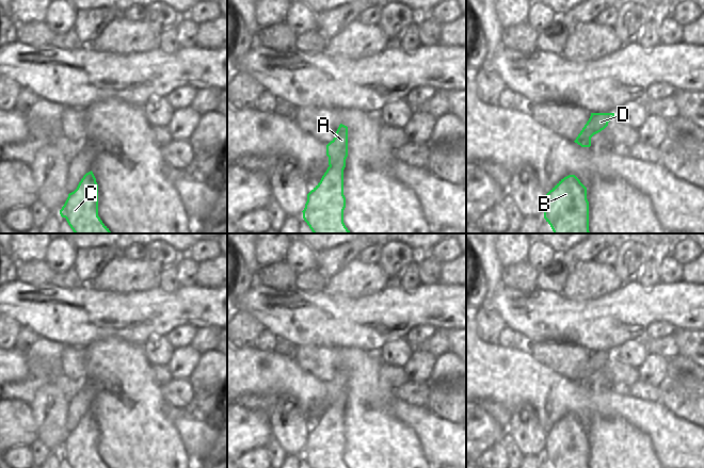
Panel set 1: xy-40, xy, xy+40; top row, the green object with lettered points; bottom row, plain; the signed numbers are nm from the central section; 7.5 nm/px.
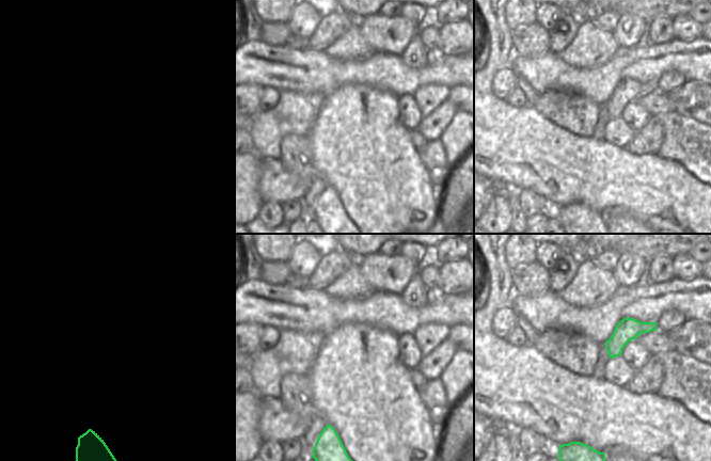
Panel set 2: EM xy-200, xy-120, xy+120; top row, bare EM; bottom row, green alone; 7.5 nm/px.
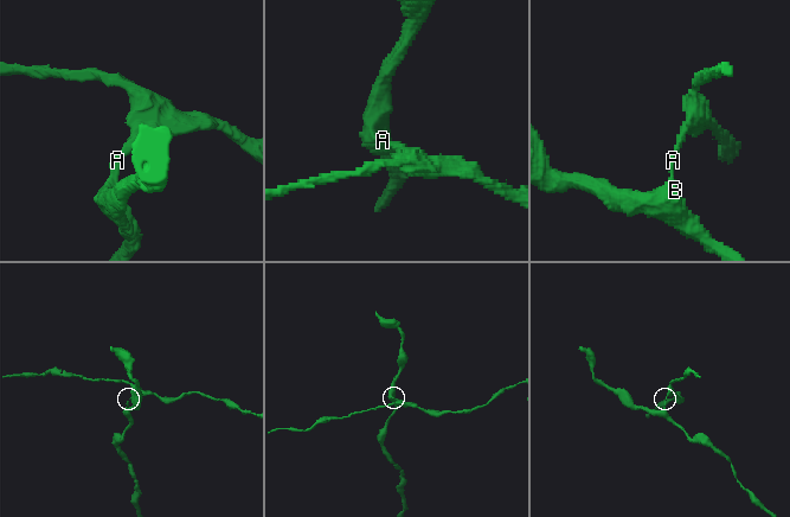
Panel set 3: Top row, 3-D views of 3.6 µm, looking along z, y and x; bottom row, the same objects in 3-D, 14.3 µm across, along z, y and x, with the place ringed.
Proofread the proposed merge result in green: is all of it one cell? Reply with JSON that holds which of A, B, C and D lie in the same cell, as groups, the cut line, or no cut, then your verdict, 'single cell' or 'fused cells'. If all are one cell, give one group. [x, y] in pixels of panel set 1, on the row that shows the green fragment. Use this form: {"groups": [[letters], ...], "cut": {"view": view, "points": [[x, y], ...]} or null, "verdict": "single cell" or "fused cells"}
{"groups": [["A", "D"], ["B", "C"]], "cut": {"view": "xy", "points": [[347, 150], [330, 165]]}, "verdict": "fused cells"}

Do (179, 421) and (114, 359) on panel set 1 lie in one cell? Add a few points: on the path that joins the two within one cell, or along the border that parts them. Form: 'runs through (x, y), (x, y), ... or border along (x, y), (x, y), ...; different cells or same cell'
border along (166, 405), (166, 416), (177, 431); different cells

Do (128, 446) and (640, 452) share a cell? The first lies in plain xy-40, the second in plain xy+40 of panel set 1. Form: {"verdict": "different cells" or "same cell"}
{"verdict": "same cell"}

